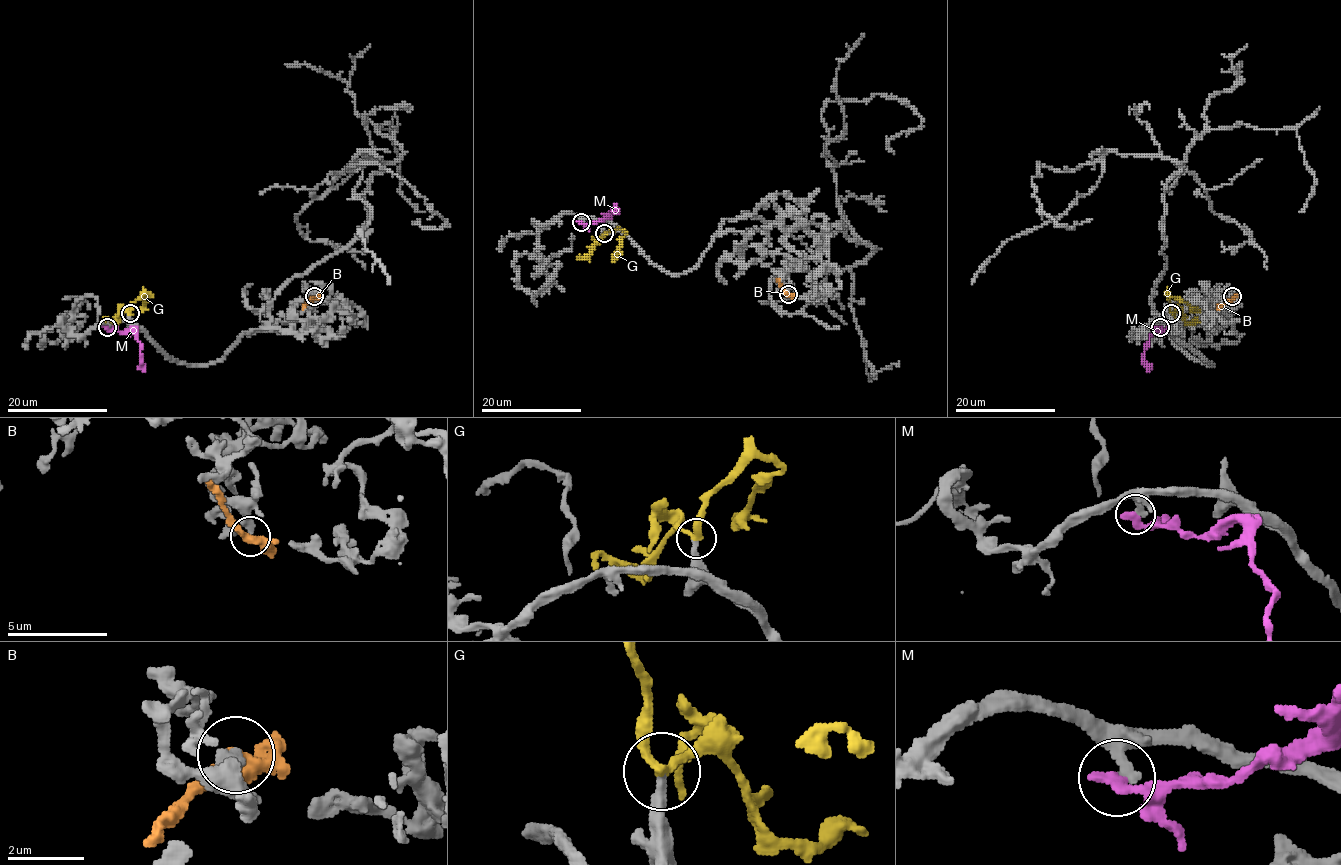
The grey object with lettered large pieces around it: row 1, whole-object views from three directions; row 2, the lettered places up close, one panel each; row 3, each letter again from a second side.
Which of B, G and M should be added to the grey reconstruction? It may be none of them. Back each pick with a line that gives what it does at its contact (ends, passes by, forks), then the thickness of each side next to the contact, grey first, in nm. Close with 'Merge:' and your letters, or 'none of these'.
G: It passes by. Thickness 280 nm (grey) against 240 nm
Merge: G

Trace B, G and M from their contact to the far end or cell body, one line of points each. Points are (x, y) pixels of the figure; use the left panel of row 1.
B: (314, 296), (302, 308)
G: (129, 313), (131, 306), (148, 293), (151, 296), (138, 311)
M: (107, 327), (134, 331), (141, 365), (146, 371)

